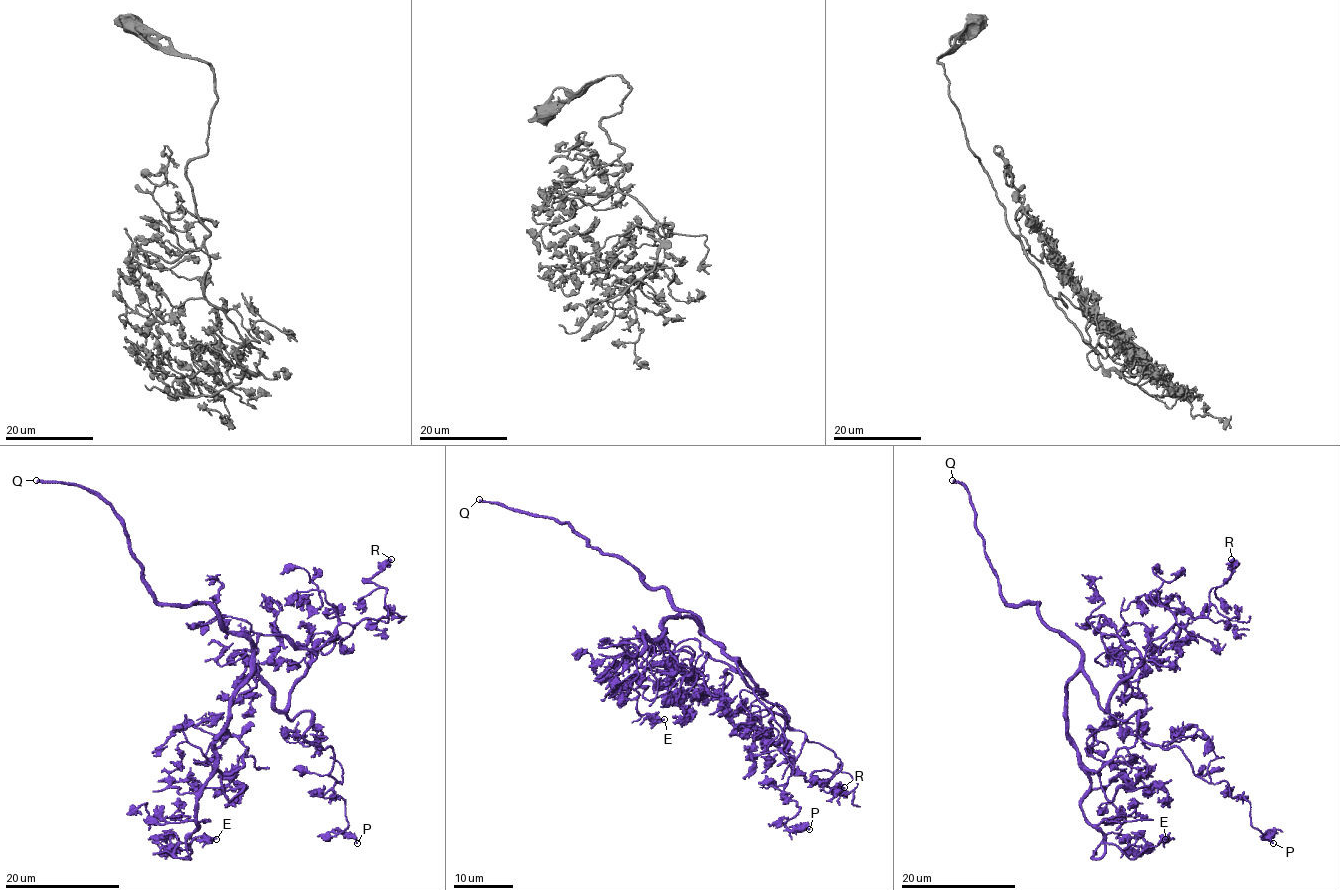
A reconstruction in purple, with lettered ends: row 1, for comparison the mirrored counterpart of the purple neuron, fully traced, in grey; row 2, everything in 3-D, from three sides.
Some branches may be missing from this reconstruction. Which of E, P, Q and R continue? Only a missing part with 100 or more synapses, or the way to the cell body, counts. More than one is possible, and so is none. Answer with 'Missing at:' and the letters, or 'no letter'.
Missing at: Q

